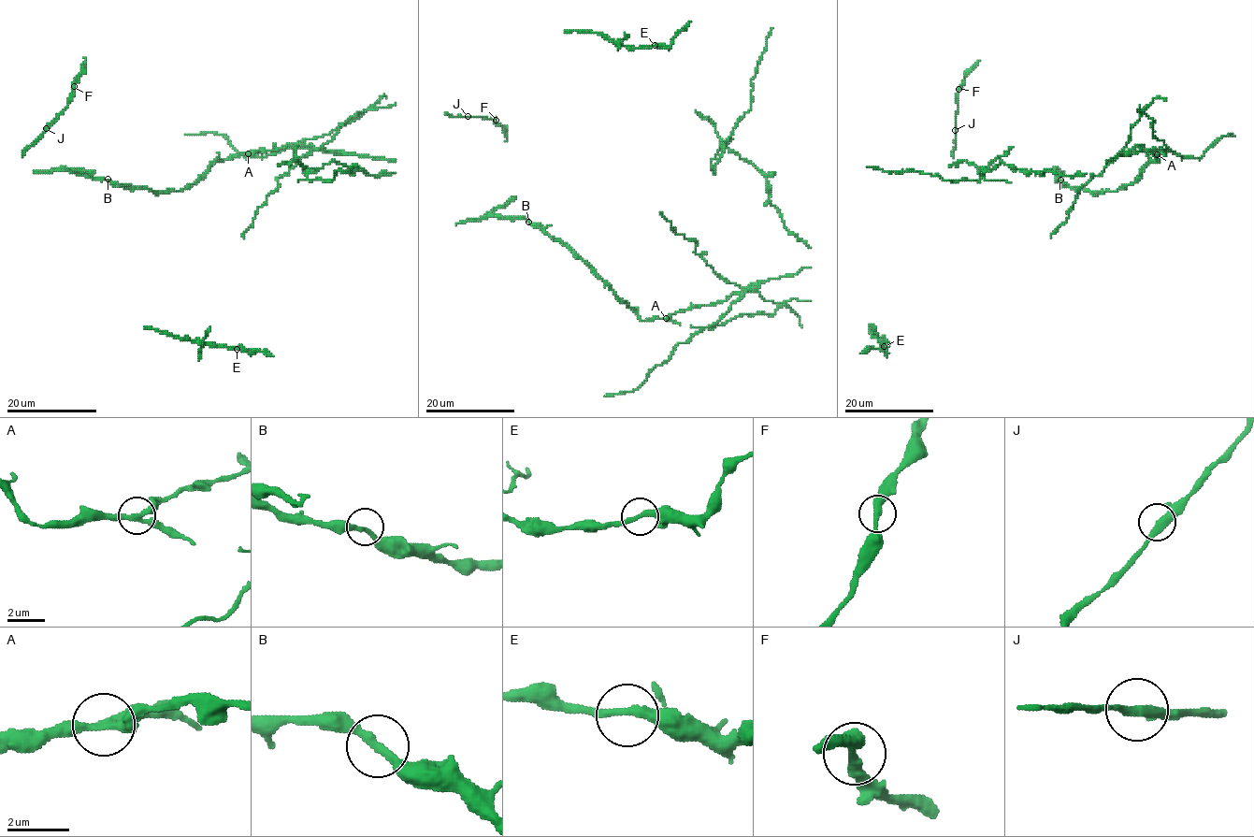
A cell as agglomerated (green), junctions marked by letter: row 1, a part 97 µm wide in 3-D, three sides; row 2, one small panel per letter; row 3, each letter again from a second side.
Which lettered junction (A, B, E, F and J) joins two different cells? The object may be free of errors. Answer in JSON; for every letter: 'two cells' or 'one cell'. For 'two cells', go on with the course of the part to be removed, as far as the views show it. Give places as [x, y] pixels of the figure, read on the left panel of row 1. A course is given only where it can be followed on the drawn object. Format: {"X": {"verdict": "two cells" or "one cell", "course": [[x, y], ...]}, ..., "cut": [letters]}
{"A": {"verdict": "two cells"}, "B": {"verdict": "one cell"}, "E": {"verdict": "one cell"}, "F": {"verdict": "one cell"}, "J": {"verdict": "one cell"}, "cut": ["A"]}

